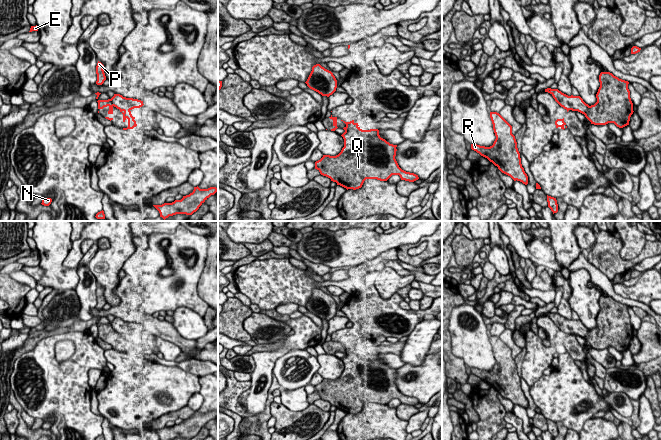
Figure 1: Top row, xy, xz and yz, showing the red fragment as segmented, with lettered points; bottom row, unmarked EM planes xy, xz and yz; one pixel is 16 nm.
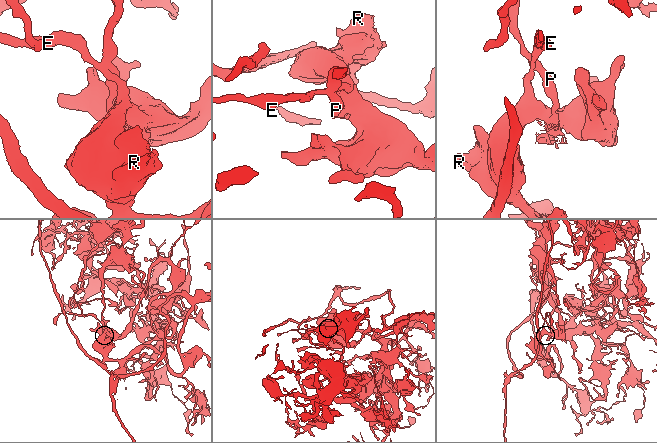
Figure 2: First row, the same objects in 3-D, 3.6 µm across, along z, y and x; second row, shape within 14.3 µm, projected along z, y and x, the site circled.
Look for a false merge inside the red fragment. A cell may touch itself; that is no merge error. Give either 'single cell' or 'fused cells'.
single cell

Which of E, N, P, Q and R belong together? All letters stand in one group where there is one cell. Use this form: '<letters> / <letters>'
E N P Q R

